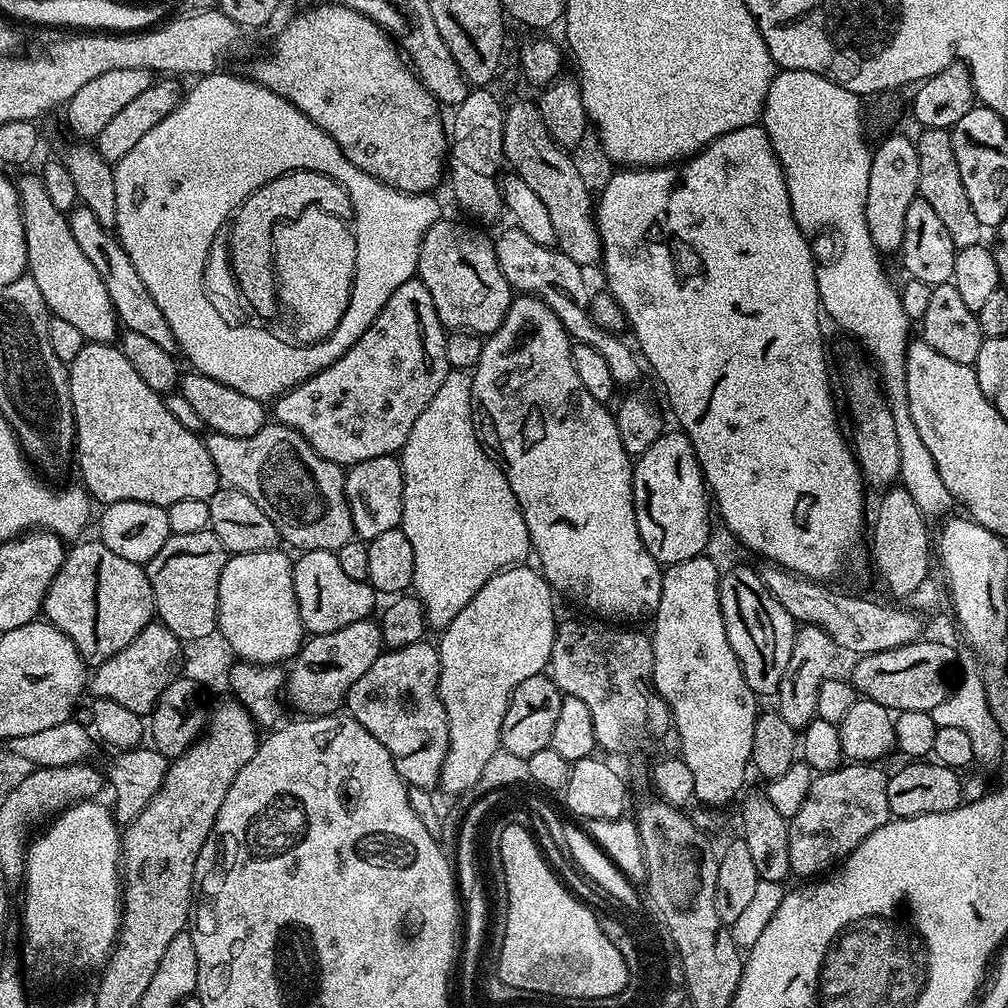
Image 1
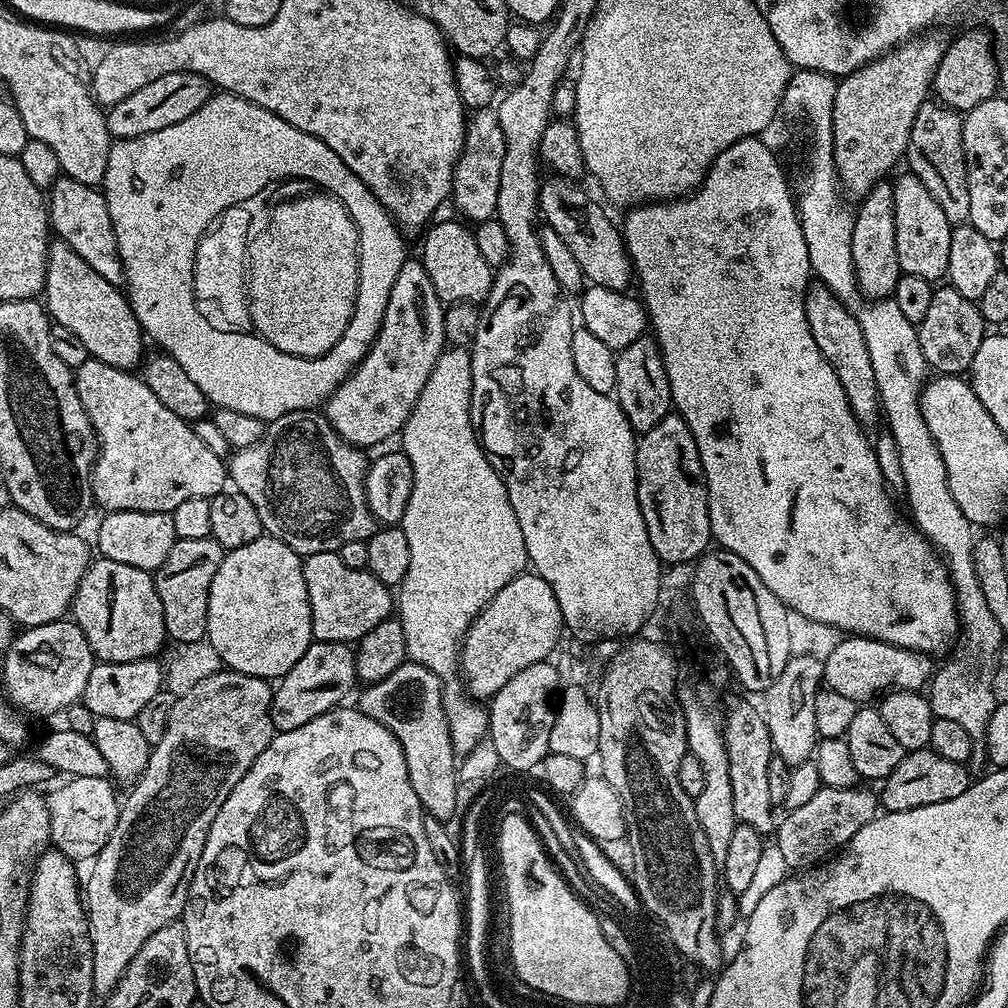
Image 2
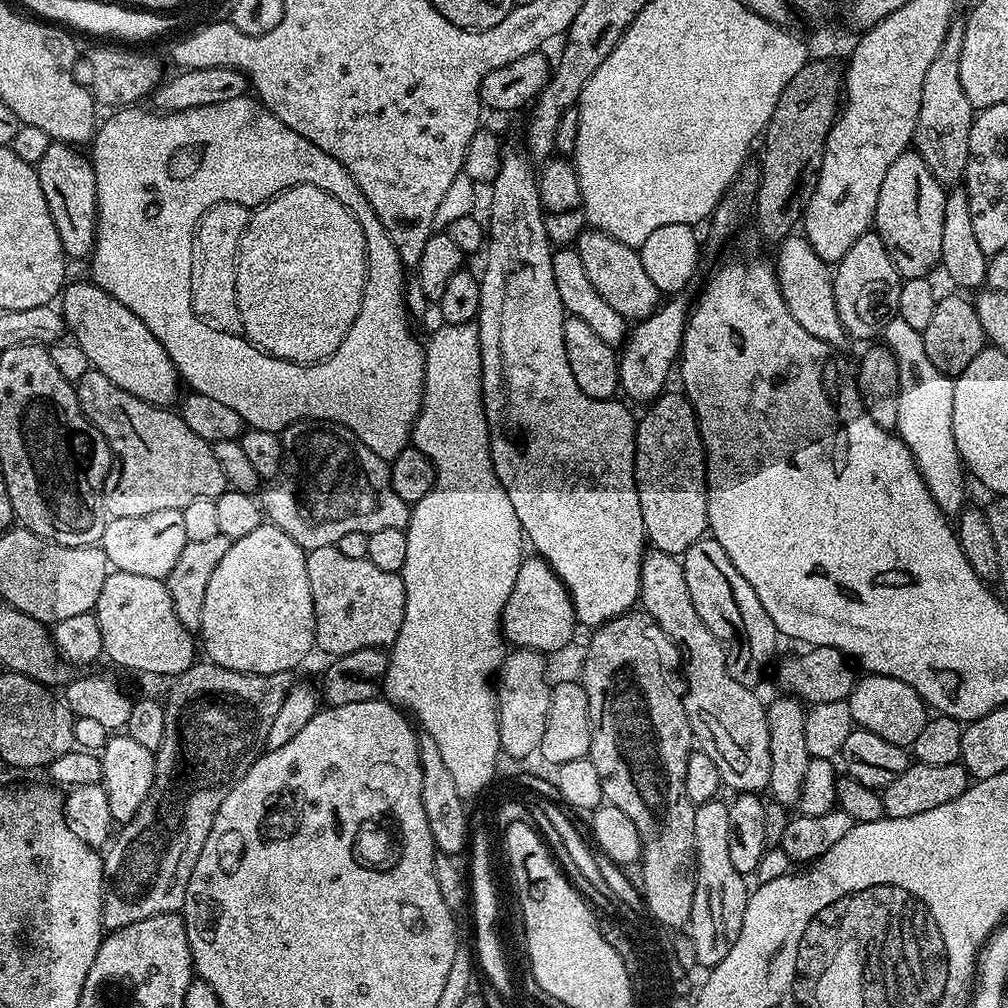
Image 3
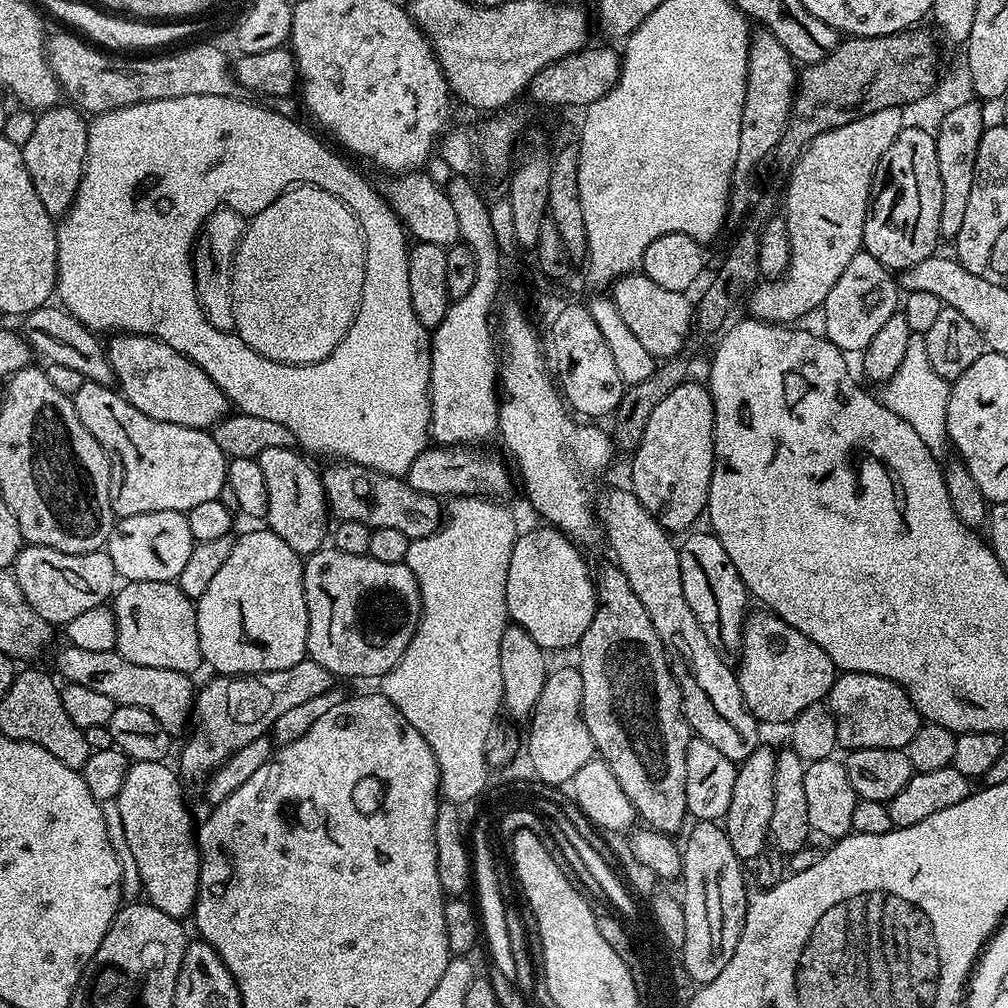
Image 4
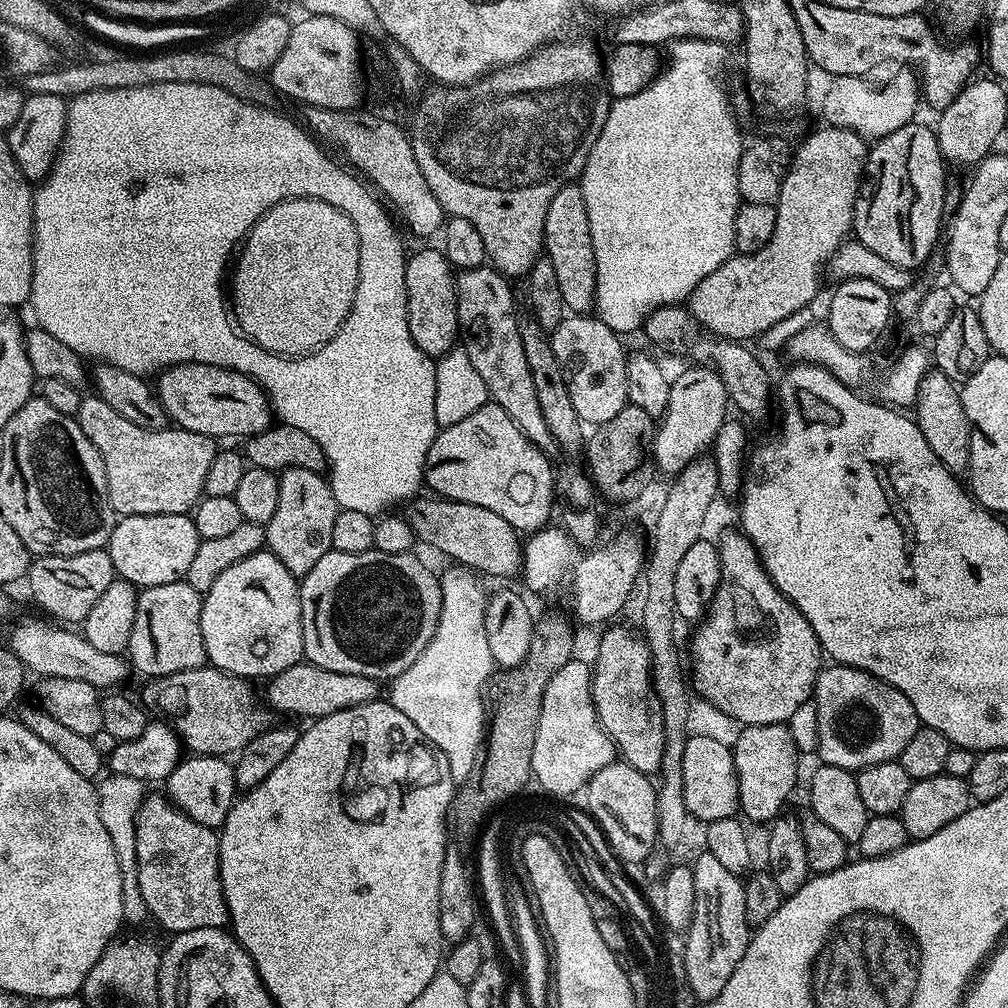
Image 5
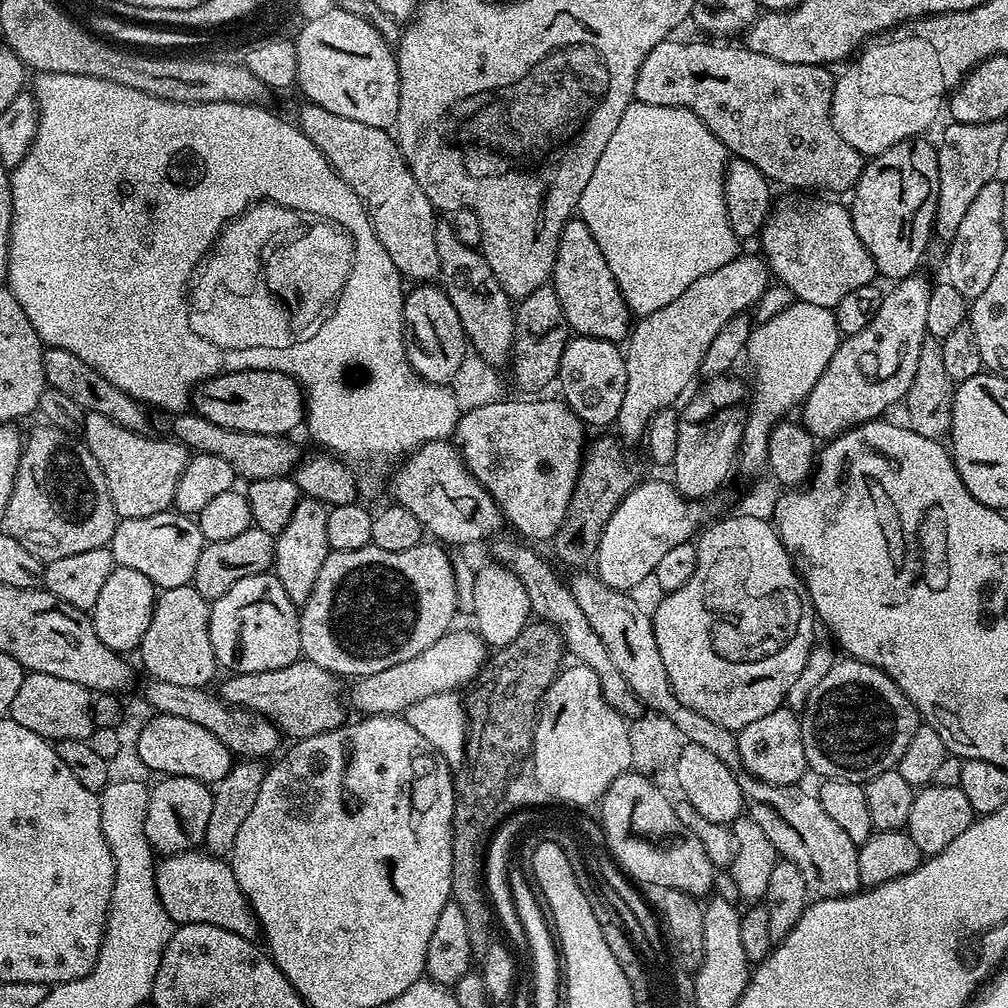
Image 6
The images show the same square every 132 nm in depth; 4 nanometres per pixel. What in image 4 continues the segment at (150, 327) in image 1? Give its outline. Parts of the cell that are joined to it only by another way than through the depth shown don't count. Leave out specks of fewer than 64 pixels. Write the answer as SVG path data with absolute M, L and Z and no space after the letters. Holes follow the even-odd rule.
M57 106L41 111L30 138L22 146L30 182L34 182L34 190L38 190L42 206L46 206L53 218L62 218L72 207L86 162L89 121L79 108L67 107Z

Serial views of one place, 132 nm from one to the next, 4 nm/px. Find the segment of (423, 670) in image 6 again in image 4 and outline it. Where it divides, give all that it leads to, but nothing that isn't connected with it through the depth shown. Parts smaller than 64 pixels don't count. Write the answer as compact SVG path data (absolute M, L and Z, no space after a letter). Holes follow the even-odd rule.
M311 658L298 662L298 666L286 666L286 670L250 672L247 676L216 674L211 678L213 680L201 692L199 689L195 693L192 701L190 731L183 737L184 745L180 748L178 772L185 781L200 779L203 781L205 777L215 772L222 762L226 762L230 754L242 750L242 746L250 746L250 742L254 742L259 736L268 736L274 722L278 722L278 717L286 714L286 710L290 710L293 706L302 706L302 702L307 702L318 694L326 694L334 684L332 672L326 670L326 666L318 666L318 662L314 662Z

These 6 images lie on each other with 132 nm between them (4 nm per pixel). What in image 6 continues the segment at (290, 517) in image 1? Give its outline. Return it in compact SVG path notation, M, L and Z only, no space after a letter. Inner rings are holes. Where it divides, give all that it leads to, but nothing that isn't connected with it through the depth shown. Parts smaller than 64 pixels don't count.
M503 536L491 541L491 544L493 543L491 559L495 563L509 568L522 582L522 586L526 586L526 598L530 598L532 616L543 618L547 623L553 624L560 631L561 638L564 639L567 655L573 661L590 666L590 670L594 670L594 674L598 674L598 686L602 686L602 694L606 698L606 702L619 716L635 718L641 715L640 699L634 694L634 690L630 690L630 686L626 686L626 678L622 678L622 674L618 674L613 660L610 659L610 654L606 654L606 646L602 646L602 638L598 638L598 634L594 634L594 626L590 626L586 614L582 614L582 609L574 599L571 587L565 581L564 584L560 581L559 574L555 572L557 569L551 563L548 565L532 549L535 547L529 546L523 539L511 540L510 537Z

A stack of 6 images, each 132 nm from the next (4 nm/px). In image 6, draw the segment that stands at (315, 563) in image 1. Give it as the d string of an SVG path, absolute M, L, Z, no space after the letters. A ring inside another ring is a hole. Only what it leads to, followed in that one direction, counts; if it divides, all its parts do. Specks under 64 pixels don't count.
M422 542L410 550L398 550L397 552L382 550L373 544L369 544L362 550L329 551L326 562L322 562L322 570L318 573L318 582L314 582L314 590L310 594L310 598L299 609L300 651L303 659L314 662L341 678L347 678L347 676L359 678L378 674L378 670L386 670L389 666L398 666L398 662L406 662L410 658L422 654L422 650L434 646L434 642L438 642L438 638L445 636L453 627L452 619L456 616L456 572L452 569L451 558L443 550L445 551L439 543Z

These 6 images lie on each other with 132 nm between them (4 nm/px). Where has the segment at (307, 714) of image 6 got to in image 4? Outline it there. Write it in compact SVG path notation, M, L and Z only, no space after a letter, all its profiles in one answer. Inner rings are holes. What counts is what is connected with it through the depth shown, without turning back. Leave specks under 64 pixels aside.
M64 646L57 654L56 668L60 671L61 681L86 686L86 690L94 690L117 705L139 706L154 714L170 734L183 733L189 727L194 699L193 677L189 673L162 670L162 666L138 666L138 662L122 658L122 654L115 650L82 650L71 646Z

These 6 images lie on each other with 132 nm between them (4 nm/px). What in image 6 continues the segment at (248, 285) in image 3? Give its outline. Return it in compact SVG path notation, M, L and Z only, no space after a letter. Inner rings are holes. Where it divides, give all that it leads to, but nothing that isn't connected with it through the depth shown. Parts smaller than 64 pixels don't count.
M312 222L301 236L279 244L263 257L263 287L300 316L312 316L320 311L323 313L340 295L352 269L354 246L351 236L337 224Z

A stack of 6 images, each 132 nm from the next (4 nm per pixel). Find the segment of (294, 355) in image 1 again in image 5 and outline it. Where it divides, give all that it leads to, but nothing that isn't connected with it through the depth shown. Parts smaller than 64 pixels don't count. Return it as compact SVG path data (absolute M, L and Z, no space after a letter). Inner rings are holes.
M209 84L115 88L84 92L80 96L71 97L68 105L68 125L64 131L64 138L60 141L56 162L48 171L47 177L39 181L32 198L34 251L30 309L32 308L33 314L36 315L35 323L39 327L54 334L58 342L70 346L70 350L74 350L82 358L118 366L122 370L130 370L130 374L152 378L166 368L173 368L176 364L205 364L222 368L224 356L230 350L230 340L237 331L229 313L228 316L224 313L225 297L224 300L220 297L220 279L224 276L224 263L227 262L228 255L230 260L238 245L252 231L255 224L283 200L321 200L330 206L341 208L350 218L350 222L354 222L360 239L358 286L350 314L342 322L342 326L329 344L309 352L307 356L289 358L272 352L264 356L264 360L252 360L252 364L260 364L260 368L252 368L252 379L268 395L275 419L279 423L303 430L304 433L310 434L310 438L314 438L314 442L318 442L318 446L322 446L322 454L326 461L326 479L332 486L337 509L358 510L358 514L376 518L395 509L392 508L395 504L403 505L411 501L419 493L416 491L424 484L426 454L430 454L430 446L438 431L434 414L436 360L425 354L410 334L406 298L406 251L404 252L404 240L400 237L401 229L397 221L395 219L392 221L388 217L389 209L382 203L381 197L355 171L347 167L339 168L331 160L333 157L299 123L296 125L290 117L283 116L280 112L271 112L272 110L268 106L239 100L237 96L231 96L226 90Z

